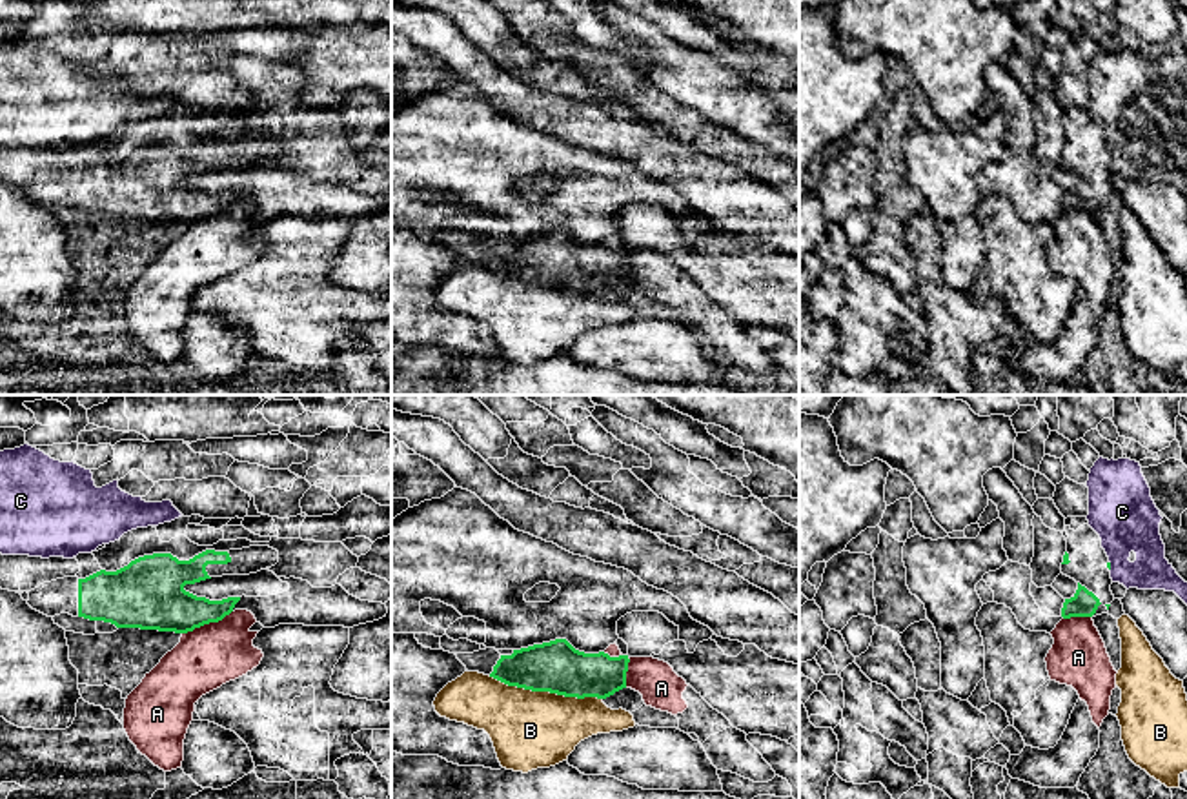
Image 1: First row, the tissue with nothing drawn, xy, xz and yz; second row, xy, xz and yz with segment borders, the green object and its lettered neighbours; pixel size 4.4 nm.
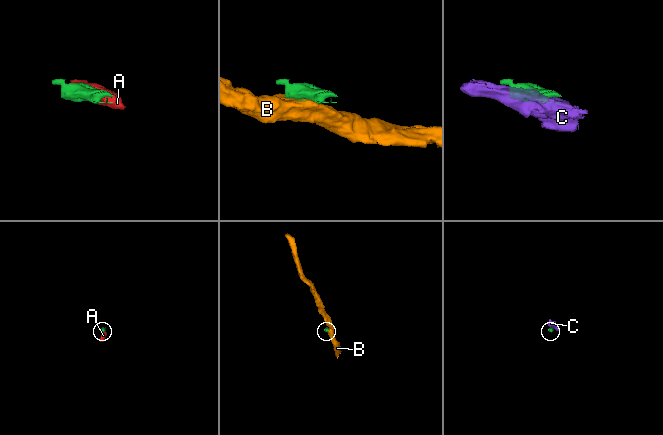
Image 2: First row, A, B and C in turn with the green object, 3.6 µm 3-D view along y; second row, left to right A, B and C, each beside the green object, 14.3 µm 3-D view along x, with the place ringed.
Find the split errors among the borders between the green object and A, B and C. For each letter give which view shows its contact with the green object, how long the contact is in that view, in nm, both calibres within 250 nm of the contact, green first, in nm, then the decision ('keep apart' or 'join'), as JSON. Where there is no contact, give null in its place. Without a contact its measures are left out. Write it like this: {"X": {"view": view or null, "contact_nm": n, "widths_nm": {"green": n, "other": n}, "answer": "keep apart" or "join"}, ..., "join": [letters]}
{"A": {"view": "xy", "contact_nm": 240, "widths_nm": {"green": 280, "other": 280}, "answer": "keep apart"}, "B": {"view": "xz", "contact_nm": 500, "widths_nm": {"green": 240, "other": 340}, "answer": "keep apart"}, "C": {"view": "yz", "contact_nm": 50, "widths_nm": {"green": 20, "other": 300}, "answer": "keep apart"}, "join": []}

